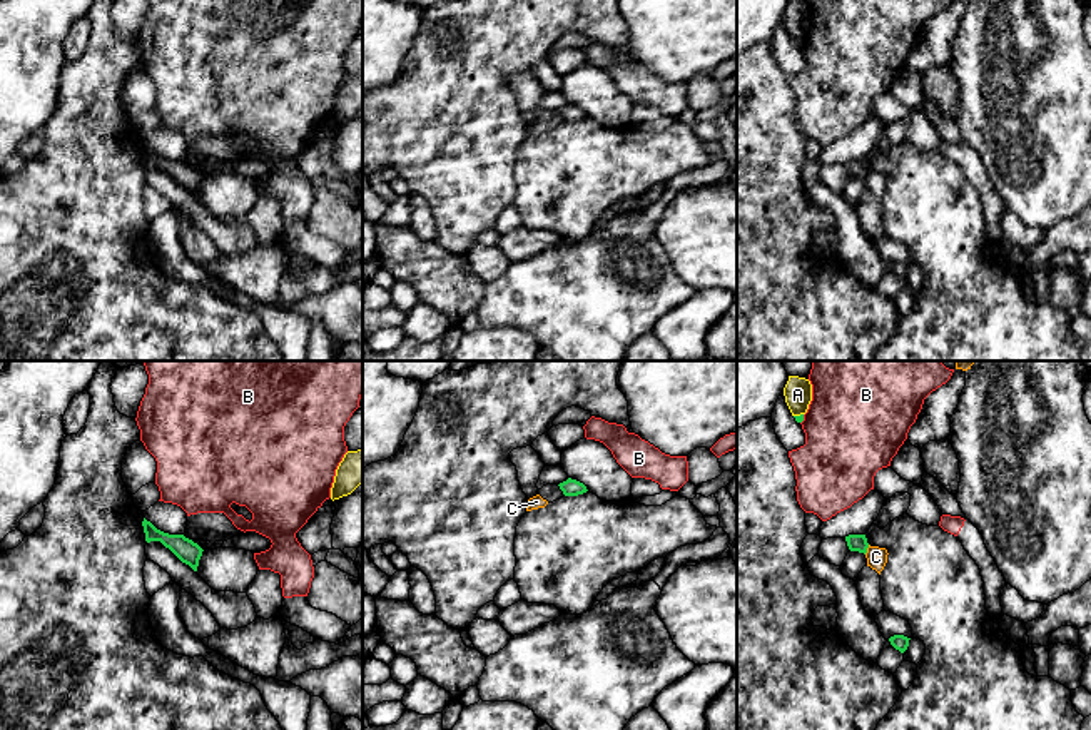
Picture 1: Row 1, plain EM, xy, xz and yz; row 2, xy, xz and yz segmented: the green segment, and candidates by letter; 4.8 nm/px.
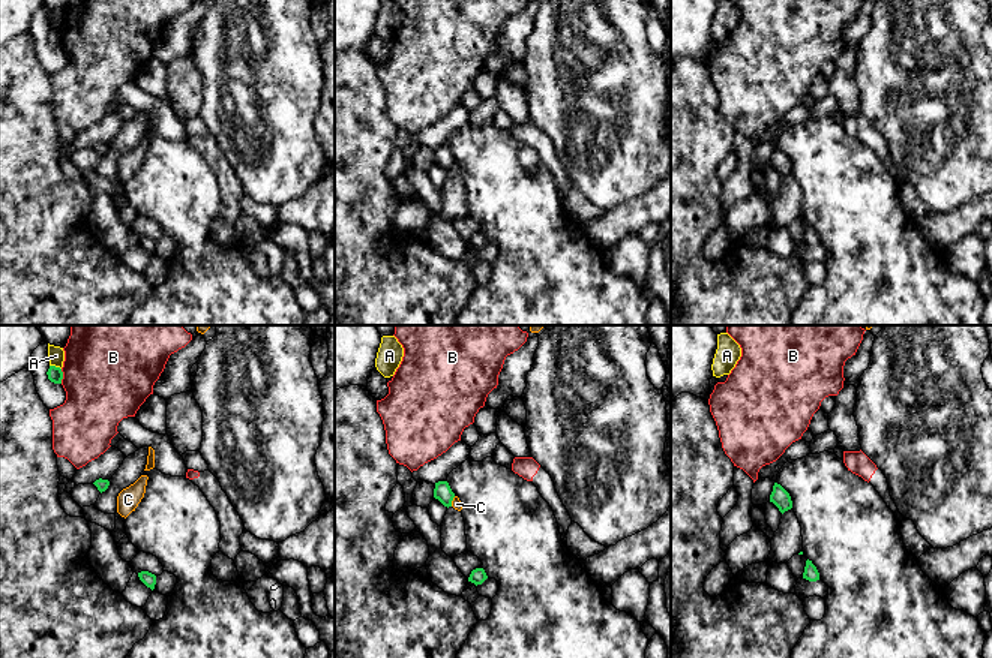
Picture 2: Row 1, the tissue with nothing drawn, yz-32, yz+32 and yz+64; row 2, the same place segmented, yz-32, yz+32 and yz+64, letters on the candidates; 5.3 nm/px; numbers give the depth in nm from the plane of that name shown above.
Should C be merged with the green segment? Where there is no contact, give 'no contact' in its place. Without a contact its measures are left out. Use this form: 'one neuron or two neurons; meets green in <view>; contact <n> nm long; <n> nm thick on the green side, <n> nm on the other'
two neurons; meets green in yz; contact 50 nm long; 80 nm thick on the green side, 100 nm on the other

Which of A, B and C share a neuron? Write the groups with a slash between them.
A / B / C

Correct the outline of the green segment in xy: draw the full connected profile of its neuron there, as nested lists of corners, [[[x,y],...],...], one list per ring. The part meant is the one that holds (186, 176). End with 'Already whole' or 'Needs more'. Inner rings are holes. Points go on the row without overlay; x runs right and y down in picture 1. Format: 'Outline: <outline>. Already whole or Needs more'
Outline: [[[144,144],[142,147],[145,167],[160,167],[165,174],[169,174],[182,189],[189,190],[194,197],[197,197],[199,185],[202,182],[202,174],[184,160],[169,160],[157,155],[150,147]]]. Already whole

